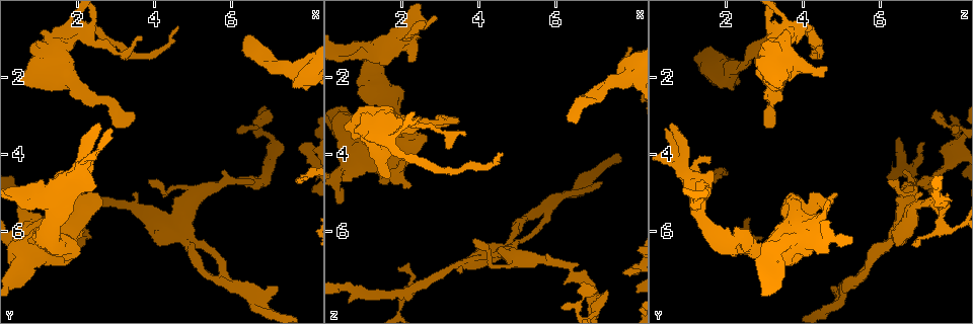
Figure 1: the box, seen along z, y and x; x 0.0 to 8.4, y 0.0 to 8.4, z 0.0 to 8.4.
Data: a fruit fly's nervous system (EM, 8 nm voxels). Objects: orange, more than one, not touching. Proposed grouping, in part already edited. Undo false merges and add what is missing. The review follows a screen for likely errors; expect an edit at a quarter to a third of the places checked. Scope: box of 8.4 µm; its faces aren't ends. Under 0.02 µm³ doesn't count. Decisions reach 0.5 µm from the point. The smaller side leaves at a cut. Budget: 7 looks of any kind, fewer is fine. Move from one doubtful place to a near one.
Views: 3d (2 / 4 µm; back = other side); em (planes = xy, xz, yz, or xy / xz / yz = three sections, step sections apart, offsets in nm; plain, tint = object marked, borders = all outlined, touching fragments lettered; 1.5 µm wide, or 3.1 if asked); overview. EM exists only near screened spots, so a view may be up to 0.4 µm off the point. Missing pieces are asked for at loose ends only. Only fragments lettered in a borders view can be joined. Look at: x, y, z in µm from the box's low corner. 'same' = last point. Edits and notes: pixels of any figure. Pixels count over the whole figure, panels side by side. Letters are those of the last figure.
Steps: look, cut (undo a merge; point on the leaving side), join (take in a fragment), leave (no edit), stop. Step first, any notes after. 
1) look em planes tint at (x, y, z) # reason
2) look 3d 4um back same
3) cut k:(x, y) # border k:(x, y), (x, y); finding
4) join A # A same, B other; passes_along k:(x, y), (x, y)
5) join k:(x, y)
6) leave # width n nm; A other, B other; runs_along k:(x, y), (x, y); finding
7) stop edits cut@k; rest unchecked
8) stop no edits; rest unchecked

look em yz step 8 tint at (5.55, 6.50, 5.90) # touches itself

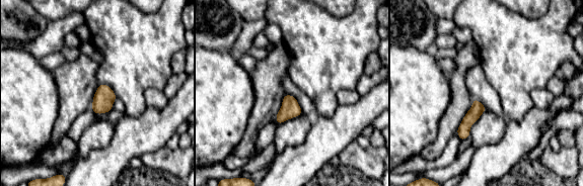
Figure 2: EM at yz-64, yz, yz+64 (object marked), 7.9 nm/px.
look em planes borders same # another direction

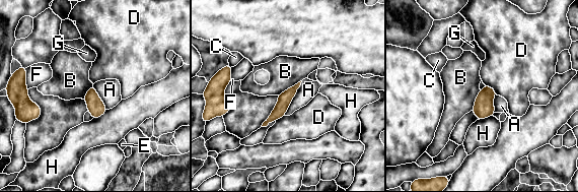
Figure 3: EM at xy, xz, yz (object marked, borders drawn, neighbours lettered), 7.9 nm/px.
leave # longest_contact A 300 nm; A other, B other, C other, D other, E other, F other, G other, H other; one neuron here

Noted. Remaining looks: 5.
look em xz step 4 tint at (5.85, 4.75, 6.75) # thick turns thin

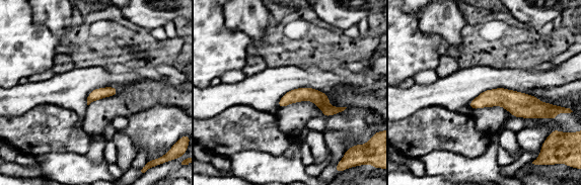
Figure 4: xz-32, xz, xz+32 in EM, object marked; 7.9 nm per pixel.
look em planes borders same # cut it another way

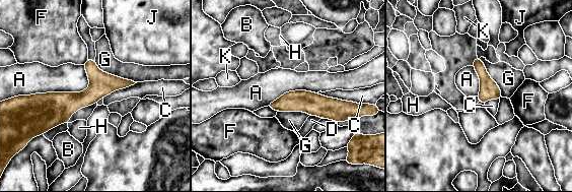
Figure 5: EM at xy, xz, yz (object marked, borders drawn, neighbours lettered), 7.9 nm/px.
leave # width 160 nm; A other, B other, C other, D other, F other, G other, H other, J other, K other; border 5:(86, 70), (82, 90), (23, 96); continuous, no second neuron

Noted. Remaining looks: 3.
look em planes tint at (3.55, 5.05, 7.05) # free end

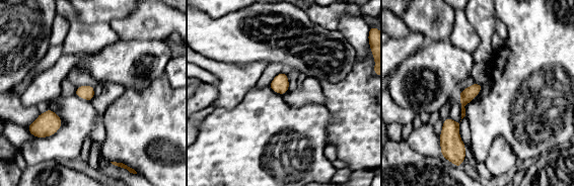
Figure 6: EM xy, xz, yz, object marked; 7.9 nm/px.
look em planes borders same # see the neighbours

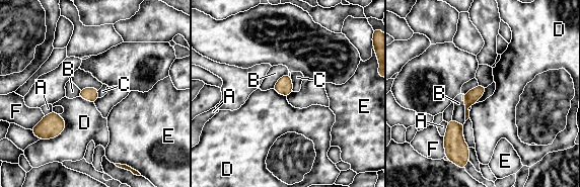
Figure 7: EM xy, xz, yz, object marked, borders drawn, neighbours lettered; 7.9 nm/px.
leave # longest_contact D 260 nm; A other, B other, C other, D other, E other, F other; border 7:(290, 76), (293, 91); no lettered fragment goes on from it

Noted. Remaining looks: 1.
stop no edits; rest unchecked

